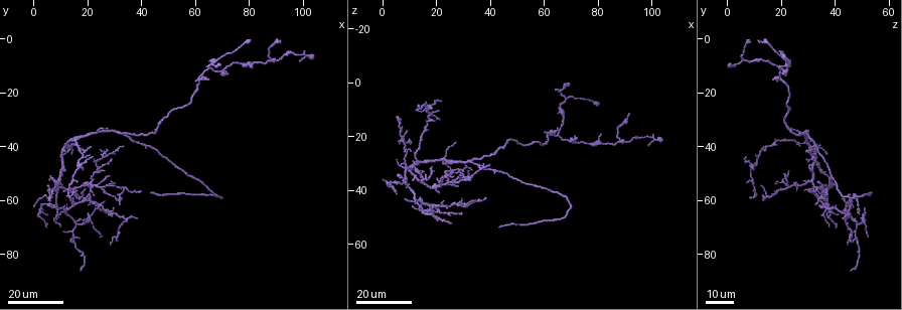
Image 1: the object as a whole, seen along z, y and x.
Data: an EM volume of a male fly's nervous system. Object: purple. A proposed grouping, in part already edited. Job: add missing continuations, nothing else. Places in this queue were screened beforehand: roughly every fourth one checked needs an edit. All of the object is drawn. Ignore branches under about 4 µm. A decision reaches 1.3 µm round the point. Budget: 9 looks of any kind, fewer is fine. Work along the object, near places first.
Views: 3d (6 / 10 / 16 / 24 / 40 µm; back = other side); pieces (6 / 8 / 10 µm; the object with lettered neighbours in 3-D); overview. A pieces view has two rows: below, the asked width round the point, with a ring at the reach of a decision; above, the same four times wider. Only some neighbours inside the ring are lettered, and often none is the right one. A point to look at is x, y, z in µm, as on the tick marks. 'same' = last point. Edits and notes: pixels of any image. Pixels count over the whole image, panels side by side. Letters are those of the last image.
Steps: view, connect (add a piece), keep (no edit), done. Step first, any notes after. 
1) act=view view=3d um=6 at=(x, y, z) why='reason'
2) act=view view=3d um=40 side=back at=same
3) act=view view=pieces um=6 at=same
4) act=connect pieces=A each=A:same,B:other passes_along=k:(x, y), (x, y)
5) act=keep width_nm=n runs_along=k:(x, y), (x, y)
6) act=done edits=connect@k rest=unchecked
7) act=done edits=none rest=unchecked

act=view view=3d um=24 at=(69, 10, 1) why='branch stops here'

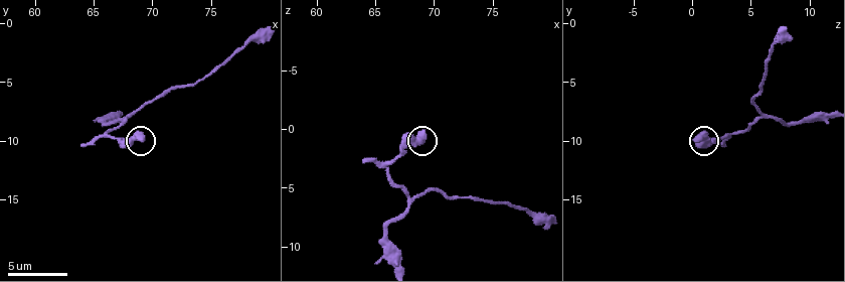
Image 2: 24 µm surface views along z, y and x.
act=view view=3d um=10 at=(69.2, 9.8, 0.6)

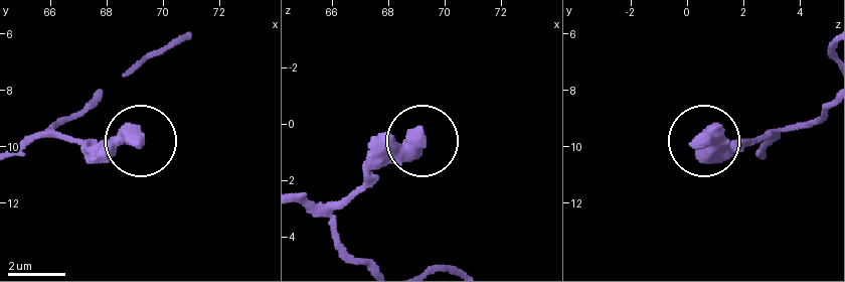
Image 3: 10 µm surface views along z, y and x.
act=view view=pieces um=8 at=(69.2, 9.7, 0.5)

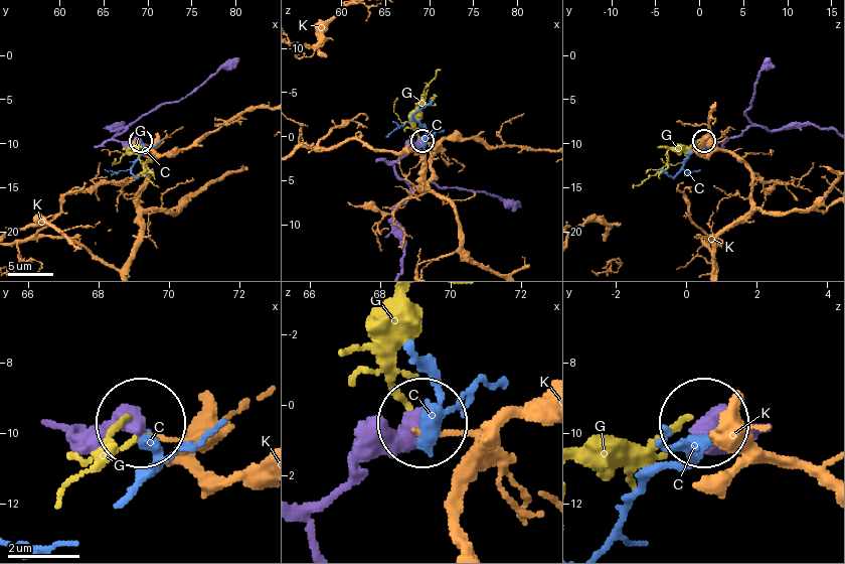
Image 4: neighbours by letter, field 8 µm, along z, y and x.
act=keep width_nm=520 each=C:other,G:other,K:other runs_along=4:(47, 422), (135, 422) found='none of them fits'

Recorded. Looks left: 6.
act=view view=3d um=16 at=(65, 15, 17) why='free end'

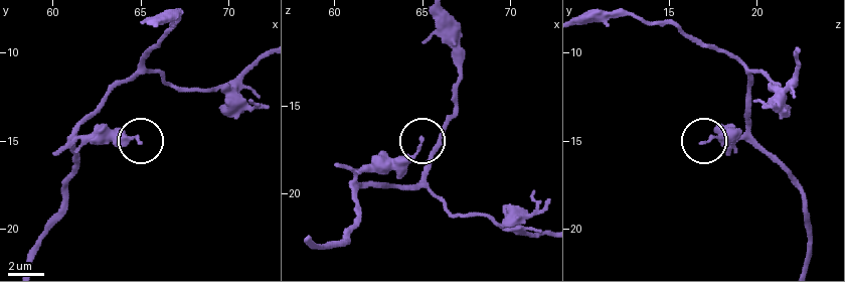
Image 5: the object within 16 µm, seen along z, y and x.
act=view view=pieces um=10 at=(65.0, 15.1, 16.9) why='what lies round it'

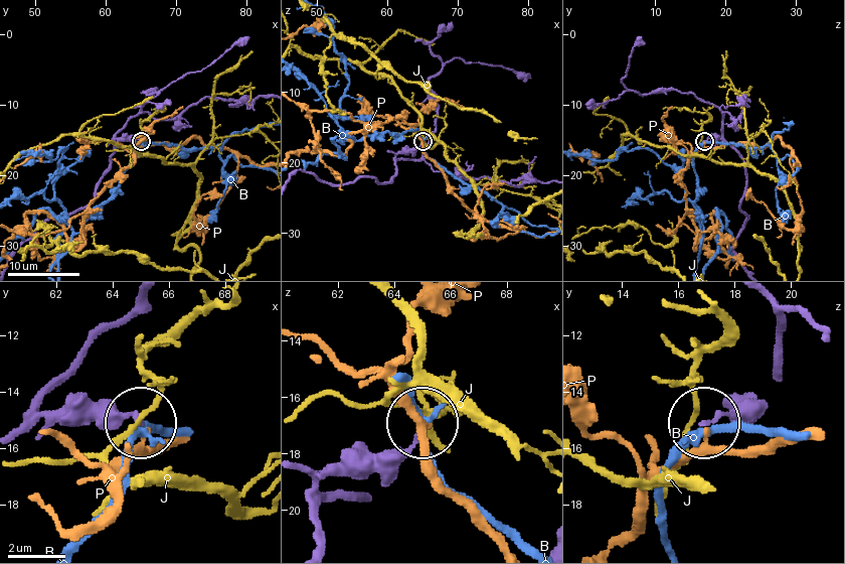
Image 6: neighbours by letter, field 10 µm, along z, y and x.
act=keep each=B:other,J:other,P:other found='no lettered piece goes on from it'

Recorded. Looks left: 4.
act=view view=pieces um=6 at=(64.0, 10.4, 2.6)

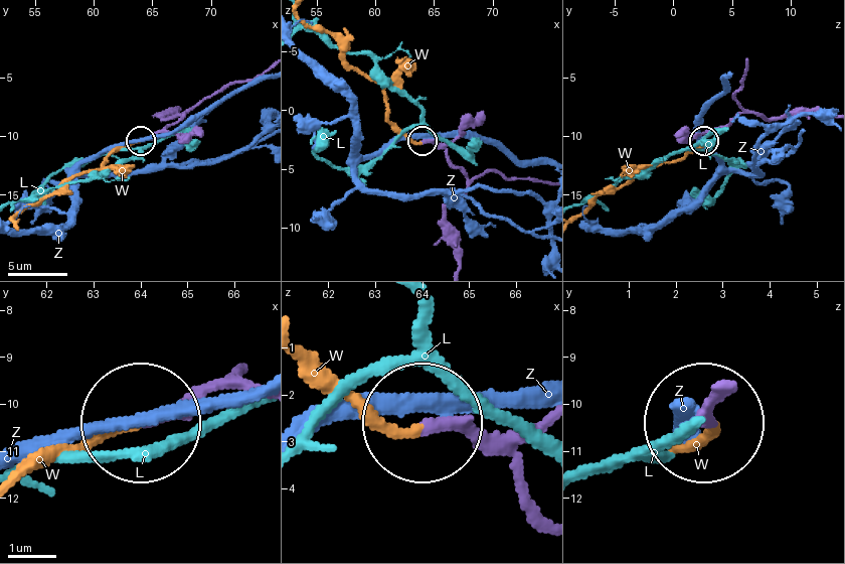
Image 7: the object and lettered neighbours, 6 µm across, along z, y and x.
act=connect pieces=W width_nm=240 each=L:other,W:same,Z:other passes_along=7:(538, 507), (506, 462), (458, 431), (386, 419), (302, 342) found='the neuron continues'

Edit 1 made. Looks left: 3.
act=view view=overview why='see it whole again'

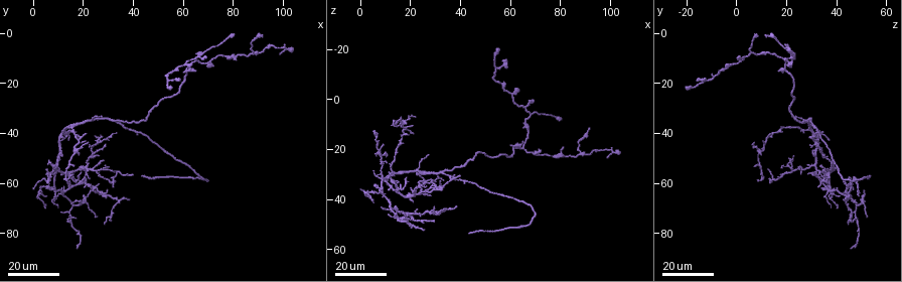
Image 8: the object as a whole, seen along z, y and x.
act=view view=3d um=16 at=(60, 16, 18)

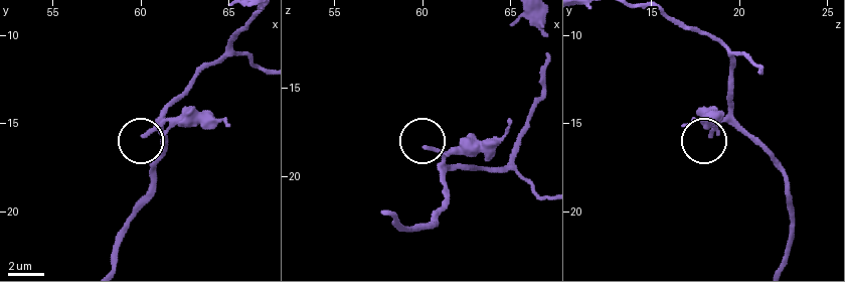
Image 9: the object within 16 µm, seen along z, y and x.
act=view view=pieces um=6 at=(60.1, 15.8, 18.3)

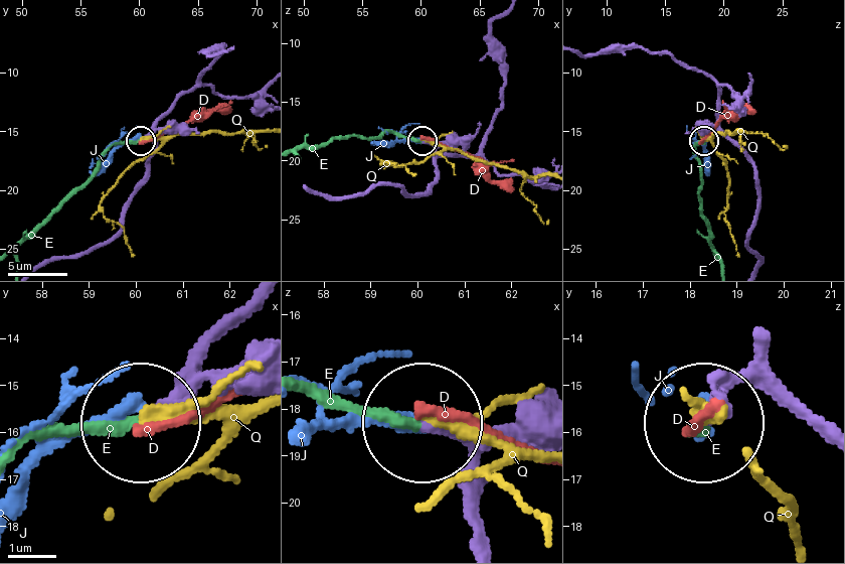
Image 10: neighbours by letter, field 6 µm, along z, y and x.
act=connect pieces=E width_nm=140 each=D:other,E:same,J:other,Q:other passes_along=10:(435, 166), (432, 147), (389, 132), (300, 147) found='it goes on there'

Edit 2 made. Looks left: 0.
act=done edits=connect@7,connect@10 rest=unchecked

